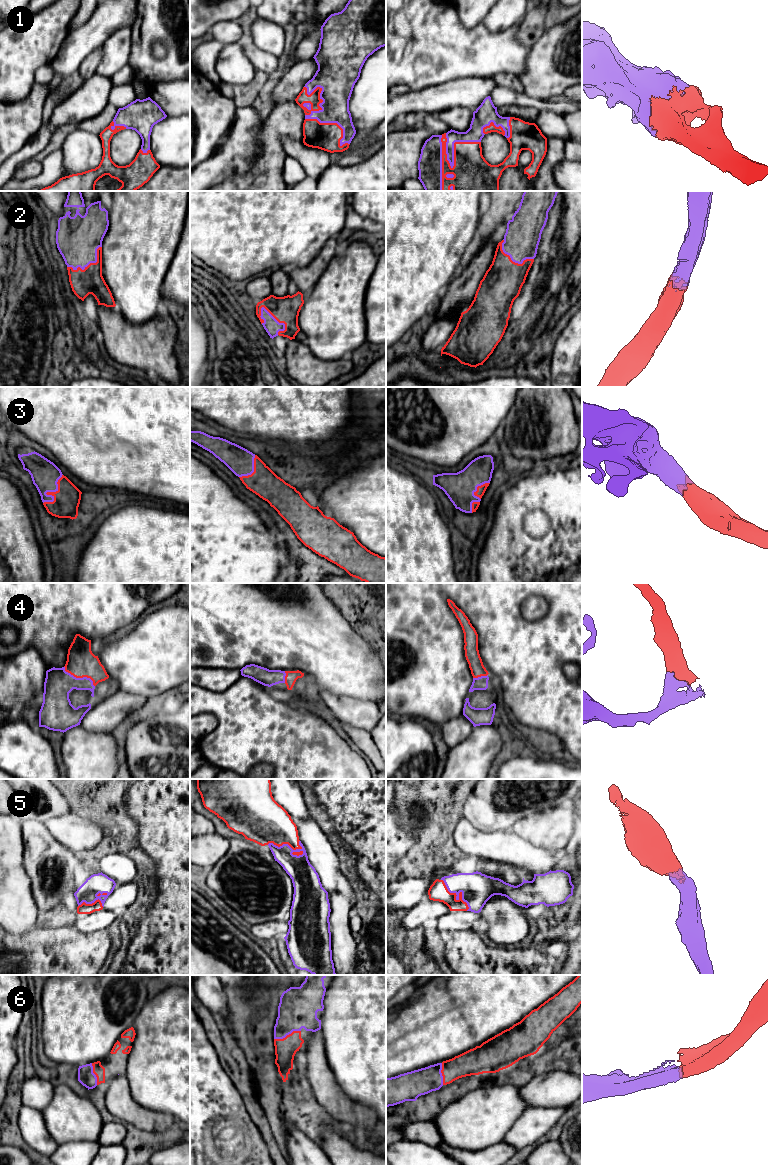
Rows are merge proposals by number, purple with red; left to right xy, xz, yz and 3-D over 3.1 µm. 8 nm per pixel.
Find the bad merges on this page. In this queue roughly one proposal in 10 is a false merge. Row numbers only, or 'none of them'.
none of them

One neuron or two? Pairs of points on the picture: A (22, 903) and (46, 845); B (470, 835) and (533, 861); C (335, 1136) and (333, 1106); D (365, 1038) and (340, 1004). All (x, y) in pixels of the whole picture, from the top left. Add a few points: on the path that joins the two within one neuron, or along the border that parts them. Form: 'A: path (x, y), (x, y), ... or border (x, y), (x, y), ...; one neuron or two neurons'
A: border (22, 861), (36, 906); two neurons
B: path (486, 845), (507, 847), (517, 852); one neuron
C: border (321, 1113), (332, 1121); two neurons
D: path (365, 1030), (348, 1012); one neuron

